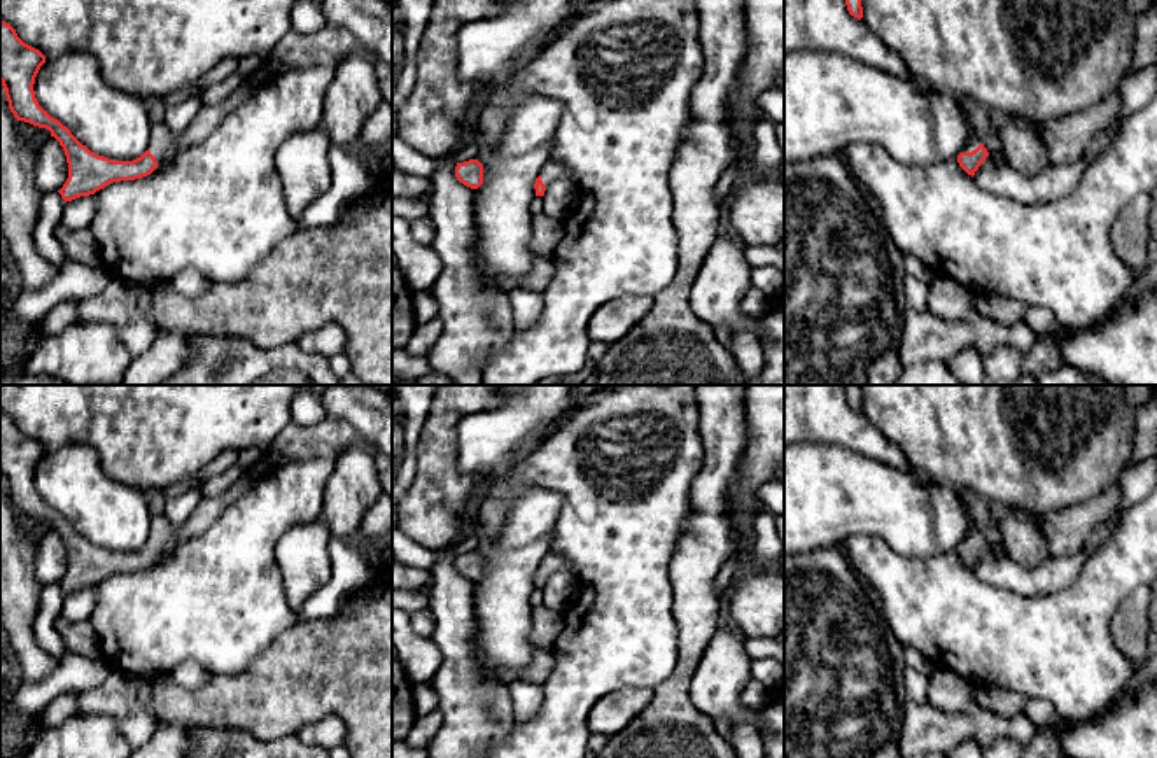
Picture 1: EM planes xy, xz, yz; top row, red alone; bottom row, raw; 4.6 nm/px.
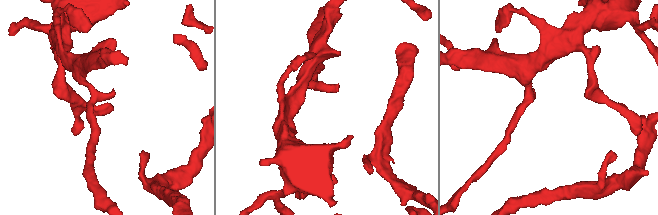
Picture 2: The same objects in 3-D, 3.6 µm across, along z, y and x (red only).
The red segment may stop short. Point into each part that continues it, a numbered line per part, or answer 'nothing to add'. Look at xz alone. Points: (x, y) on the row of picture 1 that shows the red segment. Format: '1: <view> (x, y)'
1: xz (552, 172)

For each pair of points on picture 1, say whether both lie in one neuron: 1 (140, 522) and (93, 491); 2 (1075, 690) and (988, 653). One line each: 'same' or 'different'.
1: same
2: same

